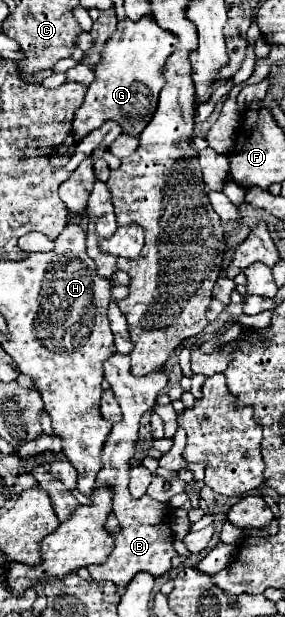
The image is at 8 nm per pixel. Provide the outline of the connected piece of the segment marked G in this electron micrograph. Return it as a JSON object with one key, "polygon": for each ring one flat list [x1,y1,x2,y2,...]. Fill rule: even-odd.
{"polygon":[[142,17,140,21,118,21,114,35,102,51,102,61,94,69,96,79,88,87,86,97,74,115,72,135,76,135,76,141,98,129,108,119,118,121,124,133,138,135,156,111,158,93,166,83,162,77,162,65,174,51,174,45,178,45,178,37,162,29,154,17]]}

